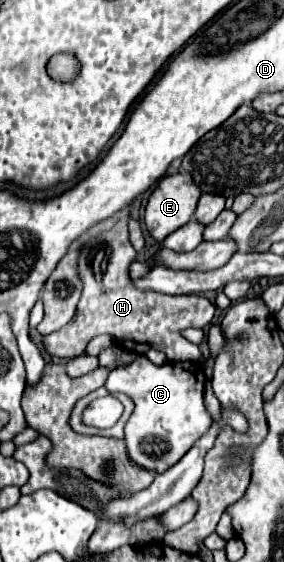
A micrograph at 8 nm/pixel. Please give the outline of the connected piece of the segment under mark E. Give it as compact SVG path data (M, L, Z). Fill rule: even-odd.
M188 173L160 179L146 203L144 223L148 233L162 243L164 237L186 225L196 211L200 193Z

